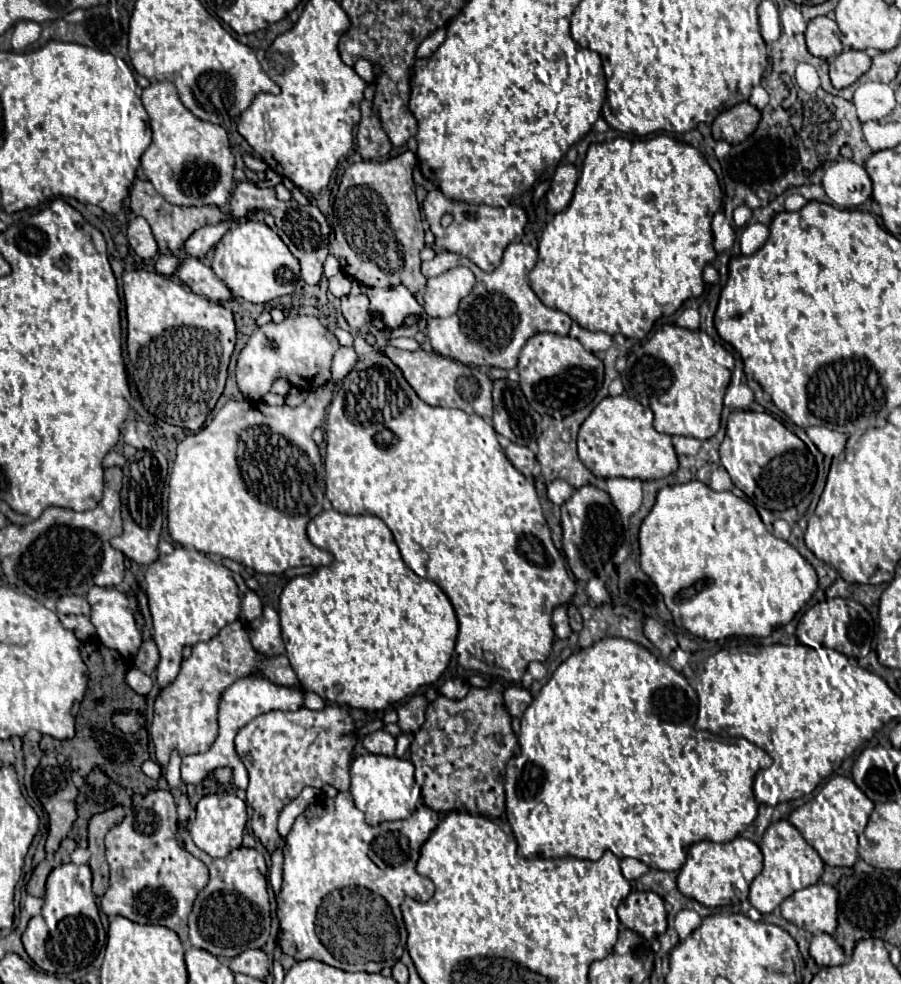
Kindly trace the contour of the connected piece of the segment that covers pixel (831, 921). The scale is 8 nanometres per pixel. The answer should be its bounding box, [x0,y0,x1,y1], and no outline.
[780,884,838,934]

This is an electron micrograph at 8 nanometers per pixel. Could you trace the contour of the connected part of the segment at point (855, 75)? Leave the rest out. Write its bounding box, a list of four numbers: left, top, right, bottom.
[830,50,870,88]

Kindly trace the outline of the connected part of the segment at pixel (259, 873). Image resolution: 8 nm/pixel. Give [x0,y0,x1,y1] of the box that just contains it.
[184,838,270,958]

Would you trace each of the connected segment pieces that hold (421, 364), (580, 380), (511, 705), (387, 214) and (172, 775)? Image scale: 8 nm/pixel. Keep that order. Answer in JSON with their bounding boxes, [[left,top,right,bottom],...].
[[380,346,492,418],[518,332,604,420],[504,686,532,718],[330,150,426,304],[166,748,180,788]]

